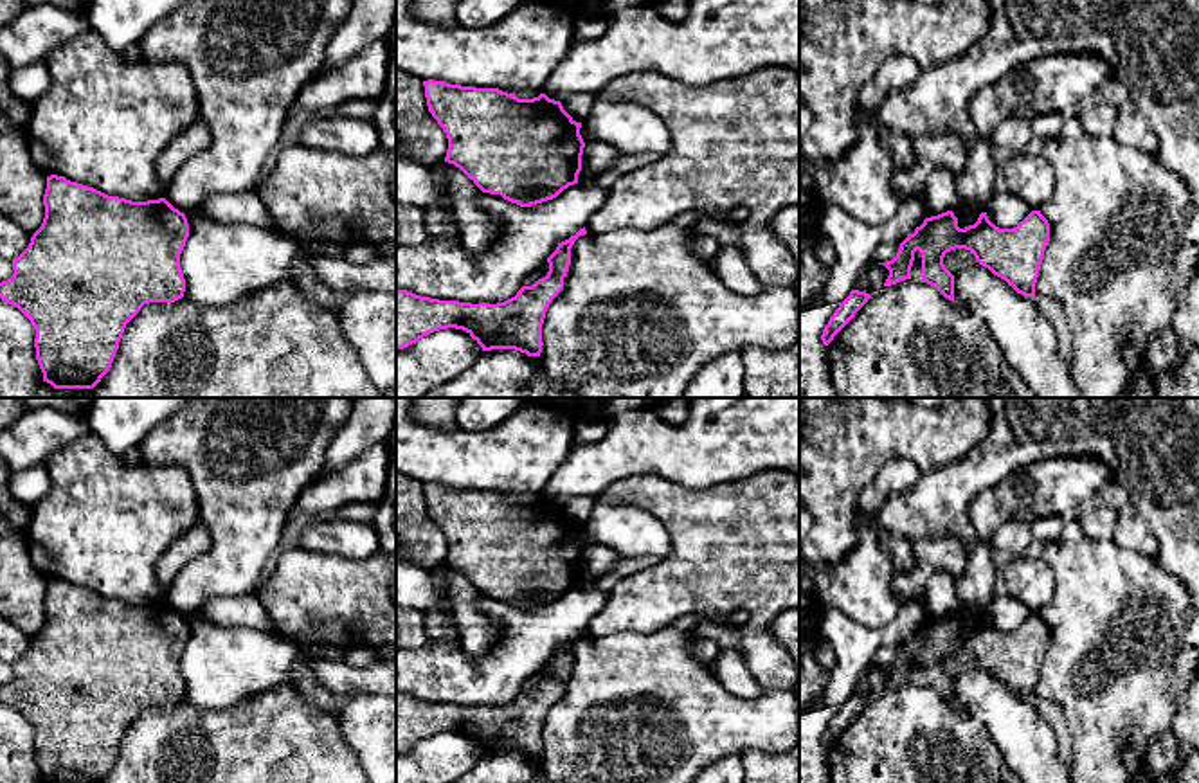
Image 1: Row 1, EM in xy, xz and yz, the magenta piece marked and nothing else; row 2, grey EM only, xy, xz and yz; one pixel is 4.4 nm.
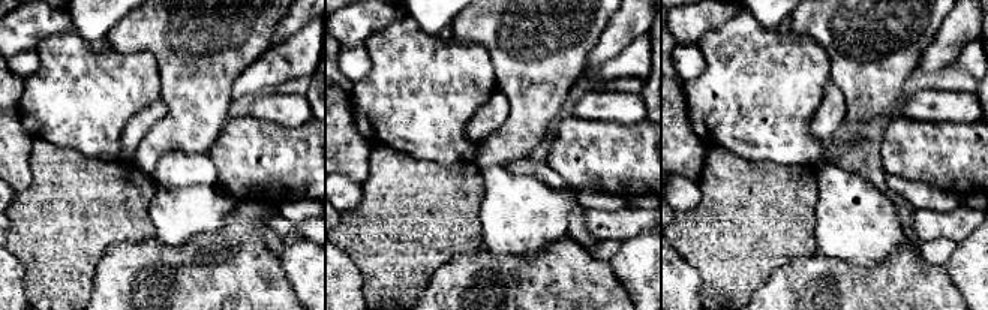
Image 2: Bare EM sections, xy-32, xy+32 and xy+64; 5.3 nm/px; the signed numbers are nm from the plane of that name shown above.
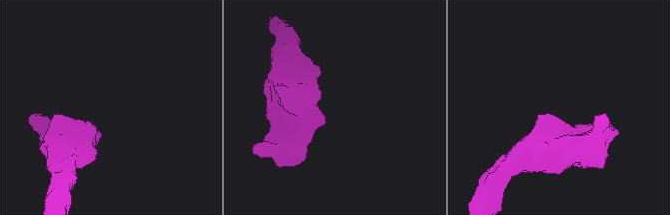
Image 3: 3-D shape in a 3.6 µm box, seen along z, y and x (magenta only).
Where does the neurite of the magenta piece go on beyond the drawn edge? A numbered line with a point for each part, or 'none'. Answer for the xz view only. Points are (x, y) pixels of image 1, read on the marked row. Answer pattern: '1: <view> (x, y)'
none

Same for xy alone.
none

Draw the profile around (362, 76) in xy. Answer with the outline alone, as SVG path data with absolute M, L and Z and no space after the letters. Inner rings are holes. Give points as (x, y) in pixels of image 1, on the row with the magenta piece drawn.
M387 34L364 47L344 65L310 79L288 115L306 113L308 117L329 115L337 106L351 99L378 101L385 92L389 68Z

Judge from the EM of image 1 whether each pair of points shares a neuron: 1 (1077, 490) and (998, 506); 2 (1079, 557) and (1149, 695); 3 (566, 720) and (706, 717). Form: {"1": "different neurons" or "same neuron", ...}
{"1": "same neuron", "2": "same neuron", "3": "same neuron"}

